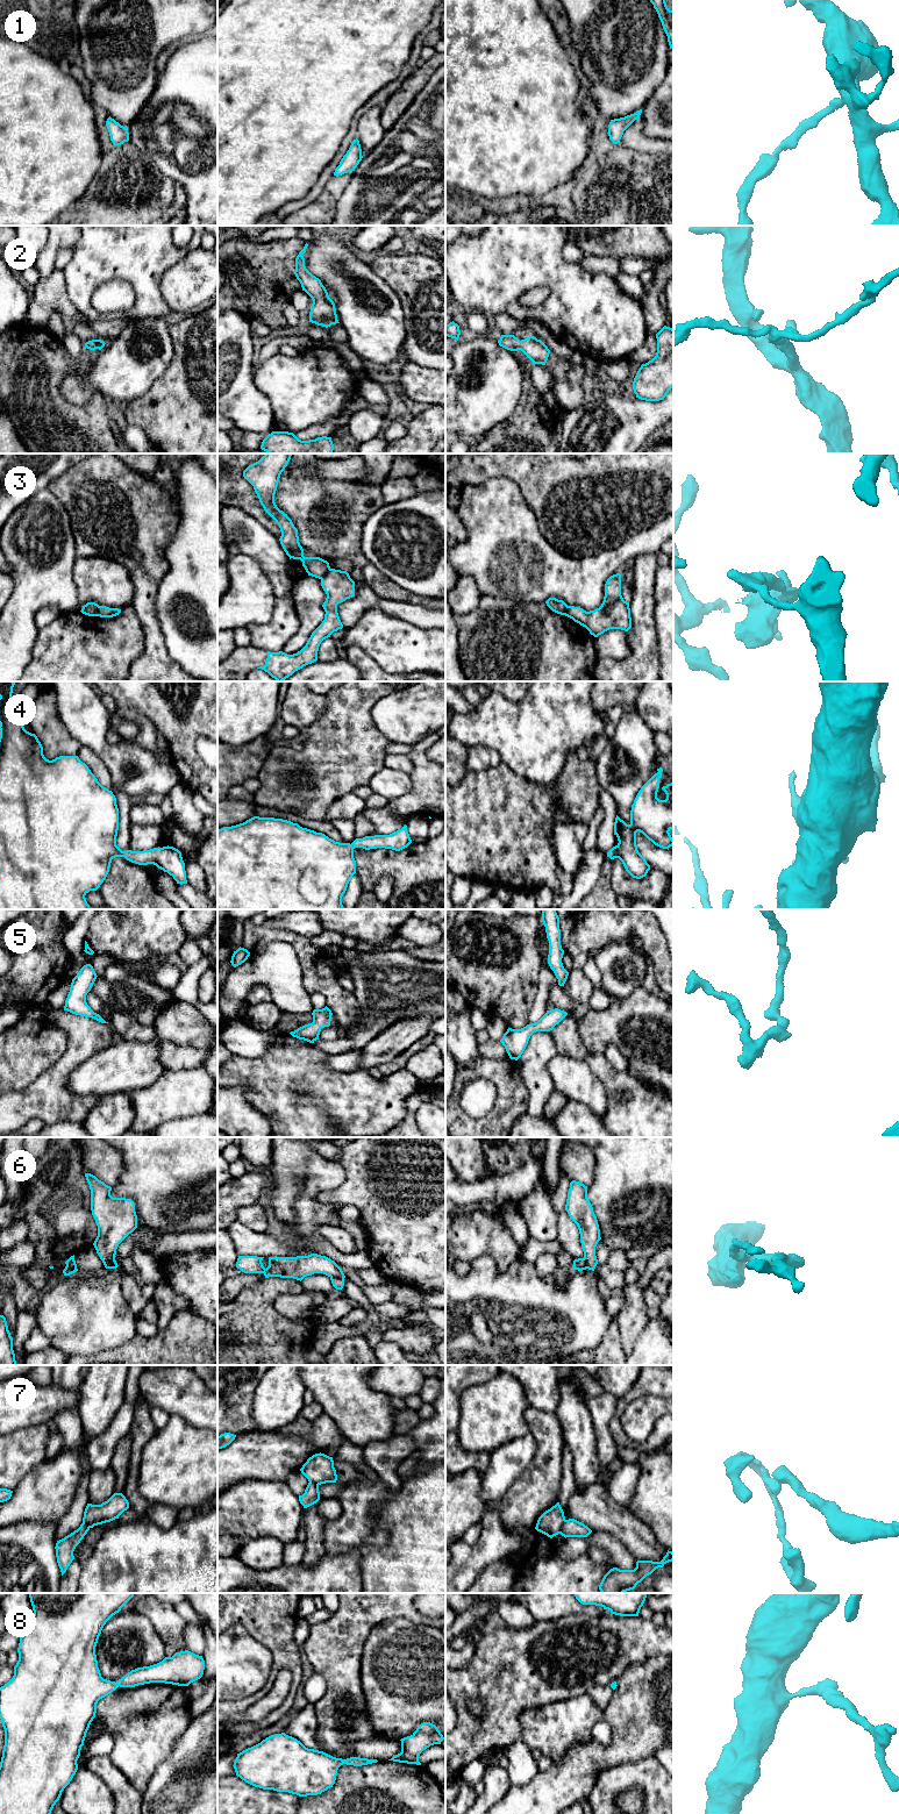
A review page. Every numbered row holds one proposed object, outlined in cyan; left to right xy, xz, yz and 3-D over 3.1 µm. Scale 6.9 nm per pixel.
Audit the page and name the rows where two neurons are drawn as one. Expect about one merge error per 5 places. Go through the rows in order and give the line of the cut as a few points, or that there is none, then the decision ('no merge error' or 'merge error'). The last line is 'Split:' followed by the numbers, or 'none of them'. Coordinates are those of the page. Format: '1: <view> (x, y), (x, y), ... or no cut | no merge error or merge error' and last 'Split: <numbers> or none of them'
1: no cut | no merge error
2: no cut | no merge error
3: xz (330, 569), (321, 579) | merge error
4: no cut | no merge error
5: no cut | no merge error
6: xz (330, 1277), (341, 1277), (343, 1279) | merge error
7: yz (565, 1520), (559, 1533) | merge error
8: no cut | no merge error
Split: 3, 6, 7

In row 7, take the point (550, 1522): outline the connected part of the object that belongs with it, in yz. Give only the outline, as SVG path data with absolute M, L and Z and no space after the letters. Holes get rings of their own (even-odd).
M557 1502L538 1517L535 1529L552 1538L554 1536L561 1534L564 1522L564 1512L559 1502Z

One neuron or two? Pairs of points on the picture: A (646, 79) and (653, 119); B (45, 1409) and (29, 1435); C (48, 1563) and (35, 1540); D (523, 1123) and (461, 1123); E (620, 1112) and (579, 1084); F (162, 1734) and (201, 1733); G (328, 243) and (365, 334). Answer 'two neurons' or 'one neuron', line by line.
A: two neurons
B: two neurons
C: one neuron
D: two neurons
E: two neurons
F: two neurons
G: one neuron

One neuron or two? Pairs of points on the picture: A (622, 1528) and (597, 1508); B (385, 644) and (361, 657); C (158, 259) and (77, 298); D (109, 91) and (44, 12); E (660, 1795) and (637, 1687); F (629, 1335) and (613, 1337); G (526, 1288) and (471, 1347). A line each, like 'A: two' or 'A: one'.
A: one
B: two
C: one
D: two
E: two
F: two
G: one

